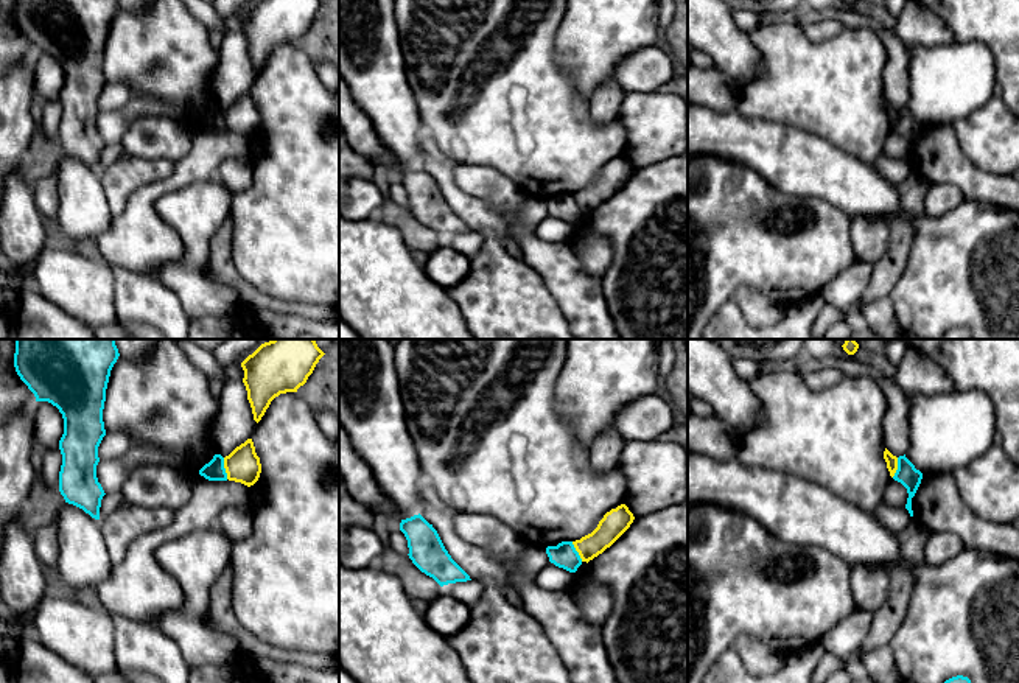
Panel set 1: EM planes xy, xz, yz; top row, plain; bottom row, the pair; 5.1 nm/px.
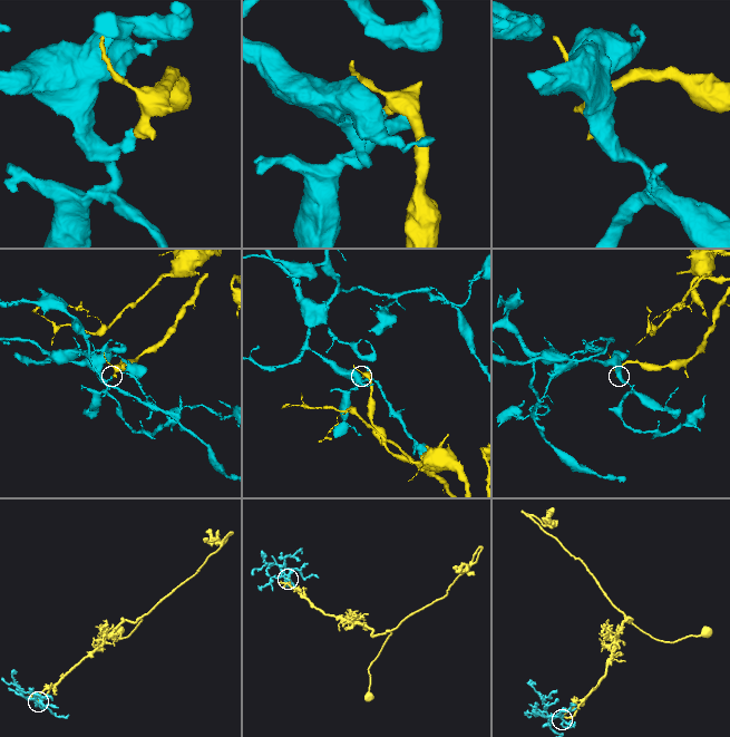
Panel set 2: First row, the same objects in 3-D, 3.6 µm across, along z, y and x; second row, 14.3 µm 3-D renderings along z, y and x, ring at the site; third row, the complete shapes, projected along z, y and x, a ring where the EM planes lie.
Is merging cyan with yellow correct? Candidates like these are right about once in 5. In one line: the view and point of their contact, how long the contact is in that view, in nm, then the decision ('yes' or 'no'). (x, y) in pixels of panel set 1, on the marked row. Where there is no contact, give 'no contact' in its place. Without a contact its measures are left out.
xy (224, 469) | 110 nm | no

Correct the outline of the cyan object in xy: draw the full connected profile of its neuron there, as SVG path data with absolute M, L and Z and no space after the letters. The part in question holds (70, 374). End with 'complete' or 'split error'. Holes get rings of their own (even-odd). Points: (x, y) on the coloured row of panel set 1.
M16 339L17 375L36 401L51 403L64 419L59 492L95 520L106 495L96 478L103 409L118 356L115 339Z; complete

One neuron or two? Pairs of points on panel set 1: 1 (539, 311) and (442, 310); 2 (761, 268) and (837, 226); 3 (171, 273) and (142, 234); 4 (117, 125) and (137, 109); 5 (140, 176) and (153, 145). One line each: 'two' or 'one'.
1: two
2: one
3: two
4: one
5: two

